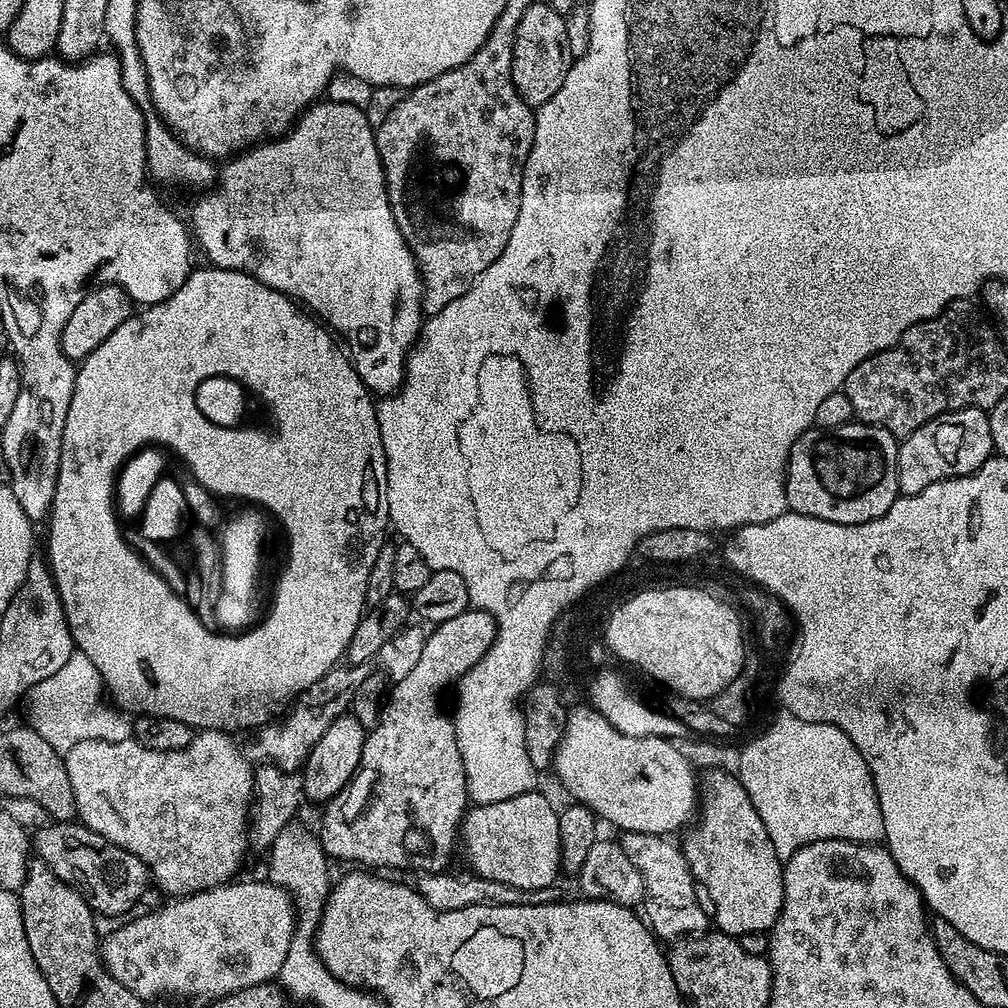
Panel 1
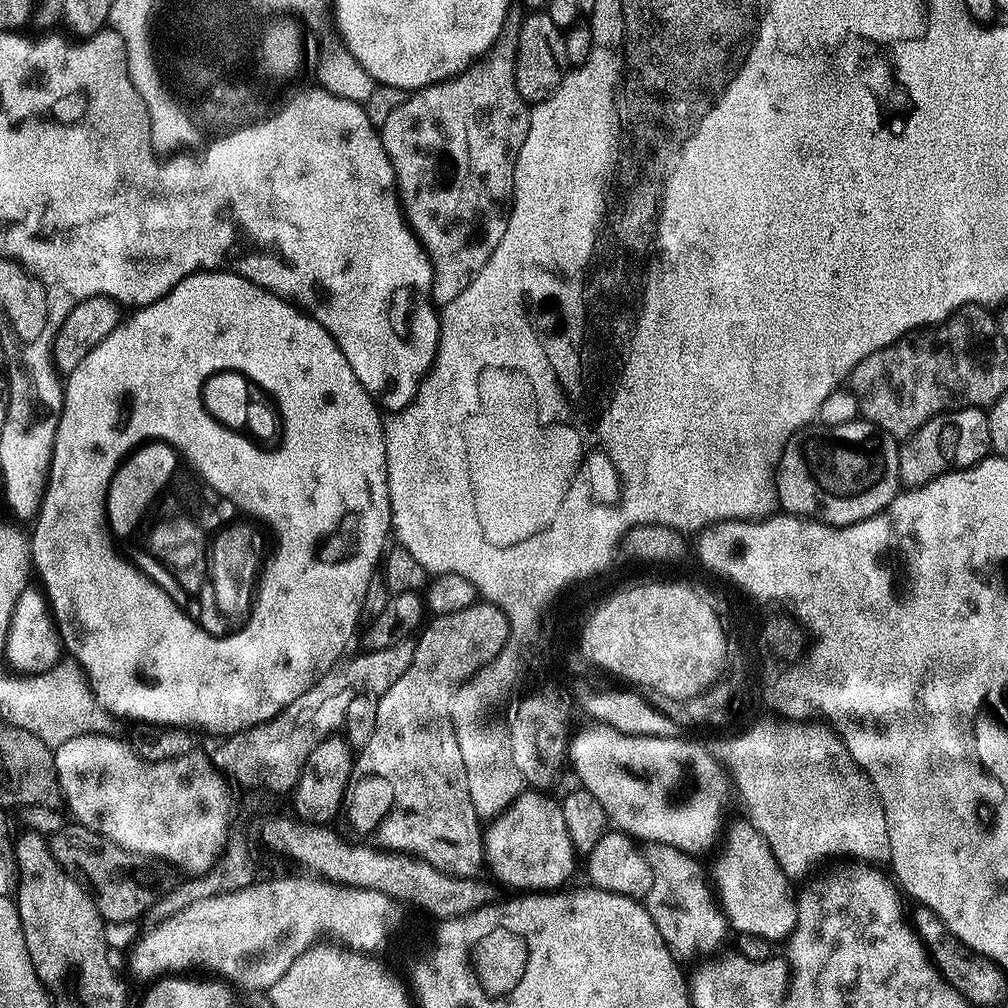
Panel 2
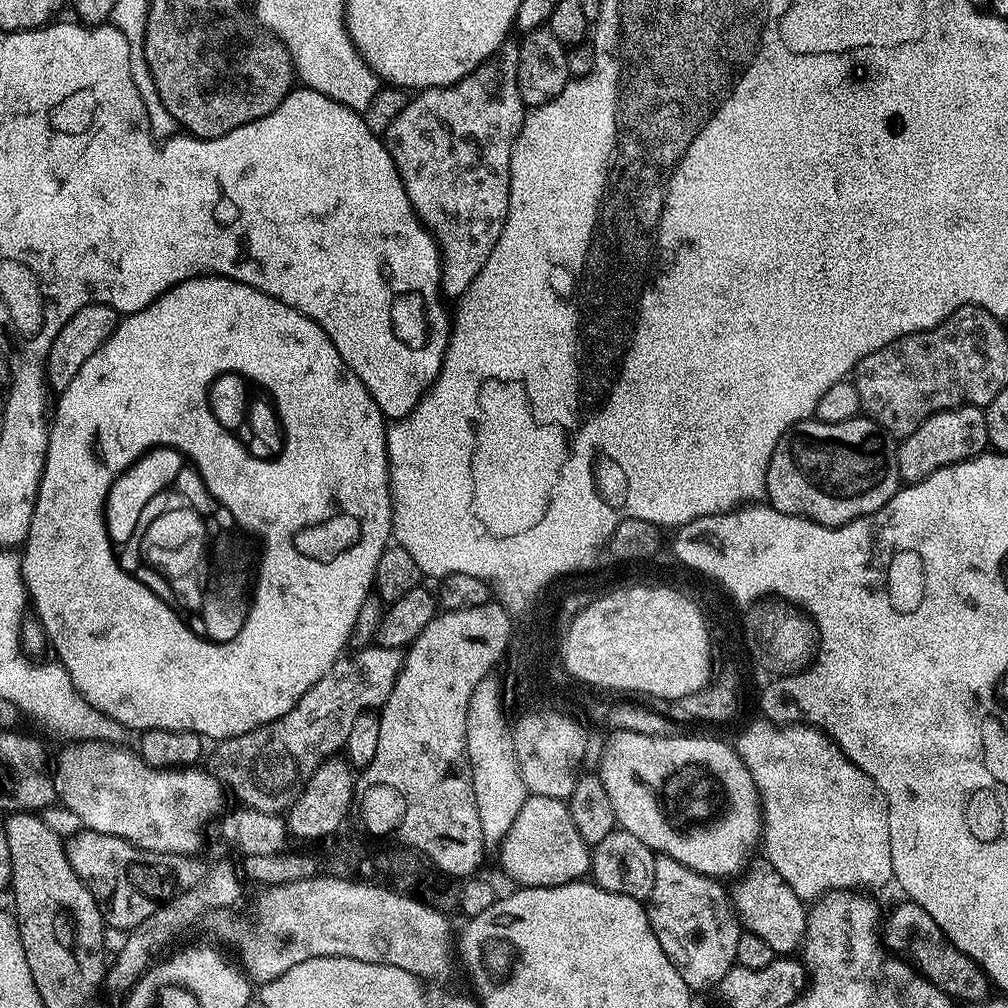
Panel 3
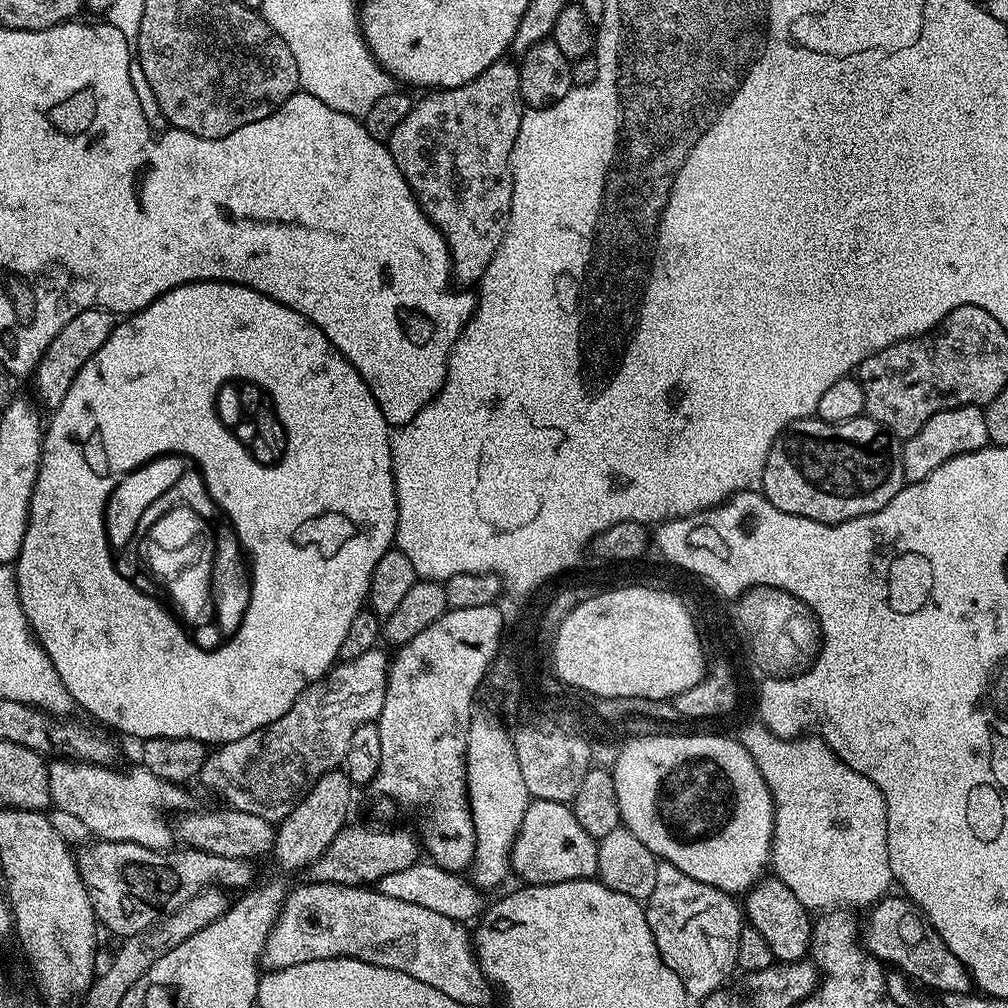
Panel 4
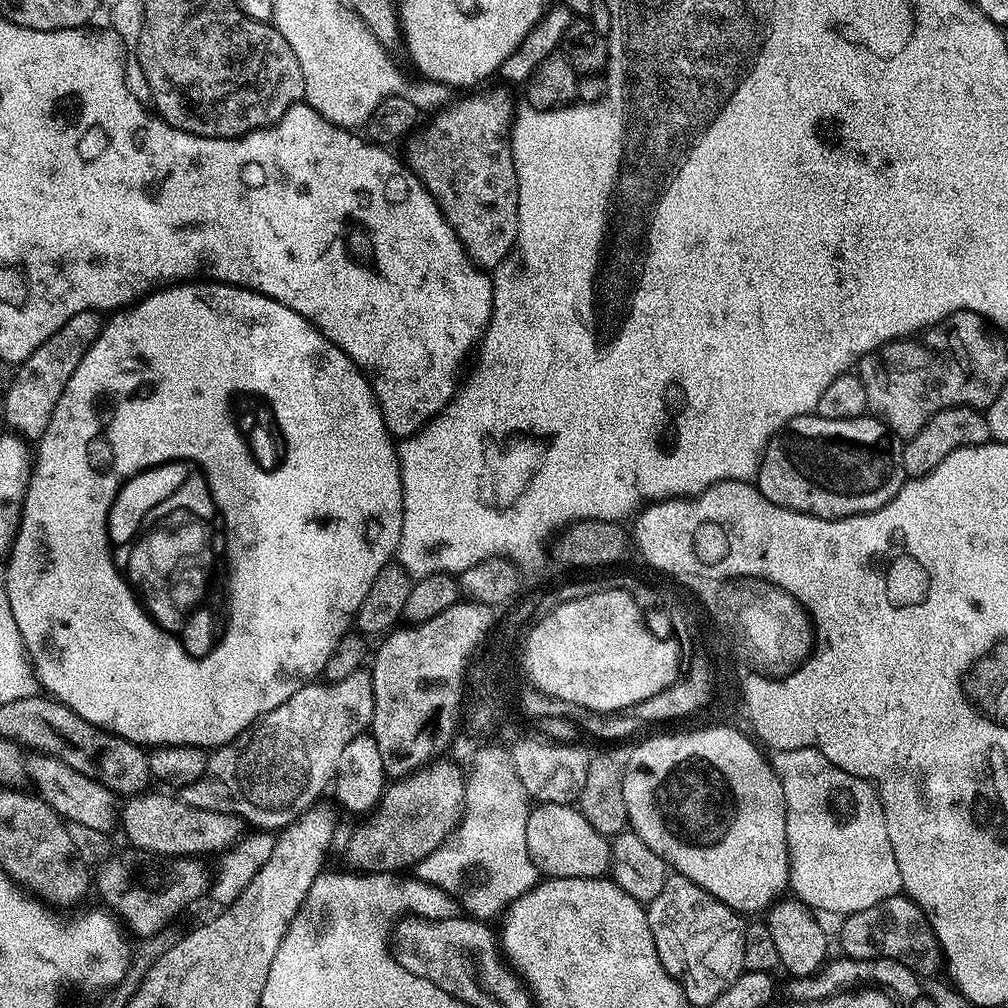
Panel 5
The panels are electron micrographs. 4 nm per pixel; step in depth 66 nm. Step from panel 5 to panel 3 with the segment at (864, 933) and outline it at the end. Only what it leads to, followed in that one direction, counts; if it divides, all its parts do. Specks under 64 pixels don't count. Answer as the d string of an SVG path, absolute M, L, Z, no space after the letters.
M905 899L903 903L893 910L892 924L898 931L905 932L912 939L912 952L916 955L915 963L919 971L932 984L937 984L947 996L952 997L953 1001L971 1002L989 999L990 979L979 962L972 960L965 952L958 950L958 946L951 944L944 937L944 931L940 929L938 922L934 922L934 918L930 918L930 914L922 910L922 906L909 899Z

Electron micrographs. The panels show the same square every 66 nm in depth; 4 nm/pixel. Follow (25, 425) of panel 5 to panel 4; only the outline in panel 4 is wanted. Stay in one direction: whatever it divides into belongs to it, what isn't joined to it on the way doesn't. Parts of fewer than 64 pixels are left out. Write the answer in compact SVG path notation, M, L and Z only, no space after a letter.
M91 308L82 310L82 314L74 314L58 334L54 334L54 342L46 346L42 358L38 362L34 373L36 380L36 396L42 403L48 407L48 410L54 410L66 398L66 390L70 390L70 382L90 362L90 358L110 338L110 334L115 330L118 320L113 313L108 312L105 308Z

